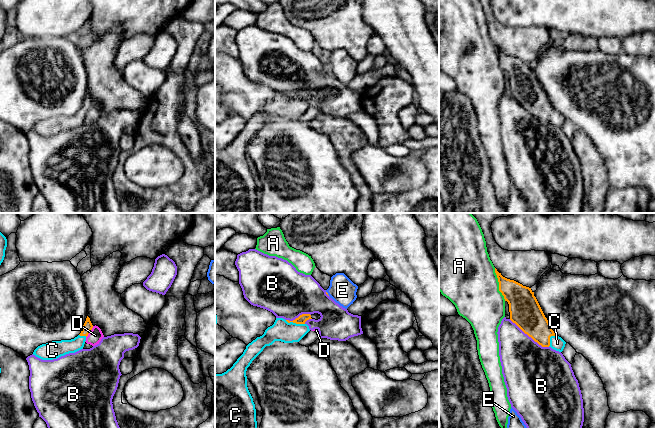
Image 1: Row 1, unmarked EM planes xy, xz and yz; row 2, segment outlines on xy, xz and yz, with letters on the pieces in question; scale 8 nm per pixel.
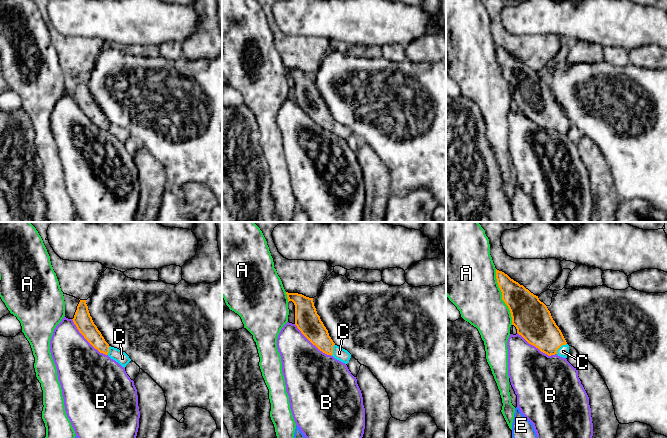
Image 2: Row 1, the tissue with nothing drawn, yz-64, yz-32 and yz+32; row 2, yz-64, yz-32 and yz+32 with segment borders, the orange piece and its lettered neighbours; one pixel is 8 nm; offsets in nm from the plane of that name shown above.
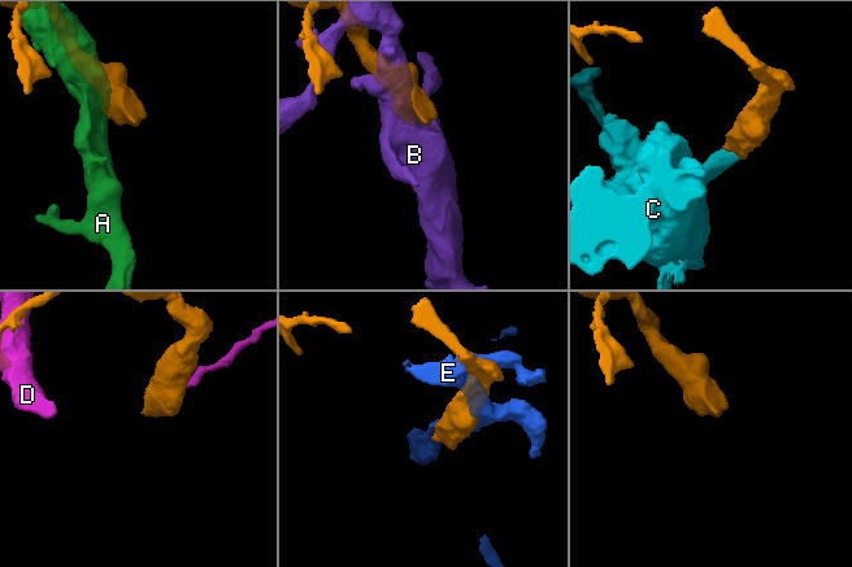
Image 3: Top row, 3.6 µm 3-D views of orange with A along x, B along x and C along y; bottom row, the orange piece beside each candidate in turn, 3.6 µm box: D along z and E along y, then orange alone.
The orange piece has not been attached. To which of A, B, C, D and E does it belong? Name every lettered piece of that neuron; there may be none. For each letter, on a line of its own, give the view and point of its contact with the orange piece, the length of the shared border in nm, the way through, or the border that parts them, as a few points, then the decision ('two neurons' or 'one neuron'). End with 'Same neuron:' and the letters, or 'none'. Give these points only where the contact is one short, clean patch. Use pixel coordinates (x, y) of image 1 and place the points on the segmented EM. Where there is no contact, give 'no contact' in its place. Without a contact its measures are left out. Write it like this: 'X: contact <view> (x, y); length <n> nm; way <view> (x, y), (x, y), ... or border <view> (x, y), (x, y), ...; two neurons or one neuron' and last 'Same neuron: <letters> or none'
A: contact yz (499, 284); length 280 nm; two neurons
B: contact yz (529, 336); length 400 nm; two neurons
C: contact xz (295, 322); length 160 nm; way xz (303, 318), (295, 322), (287, 330), (281, 330); one neuron
D: contact xy (89, 331); length 110 nm; two neurons
E: contact xz (327, 293); length 50 nm; two neurons
Same neuron: C

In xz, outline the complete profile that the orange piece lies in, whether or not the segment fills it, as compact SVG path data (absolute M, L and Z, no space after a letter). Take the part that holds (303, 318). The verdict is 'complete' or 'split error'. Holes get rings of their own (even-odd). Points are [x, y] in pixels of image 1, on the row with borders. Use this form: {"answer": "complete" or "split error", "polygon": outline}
{"answer": "split error", "polygon": "M302 314L293 321L276 318L274 324L268 327L262 336L246 346L243 354L230 369L222 374L215 374L215 428L257 428L255 404L247 387L247 368L266 346L275 341L299 342L310 331L305 323L309 319L312 319L310 314Z"}

